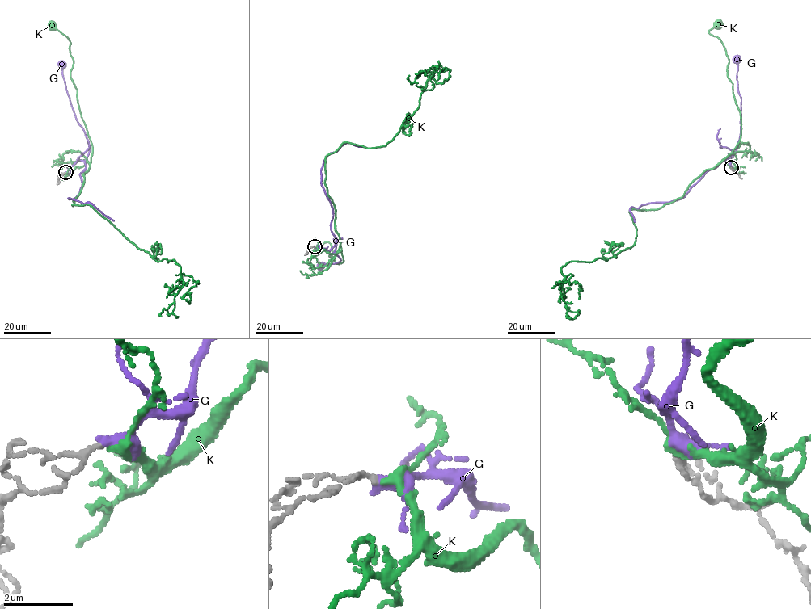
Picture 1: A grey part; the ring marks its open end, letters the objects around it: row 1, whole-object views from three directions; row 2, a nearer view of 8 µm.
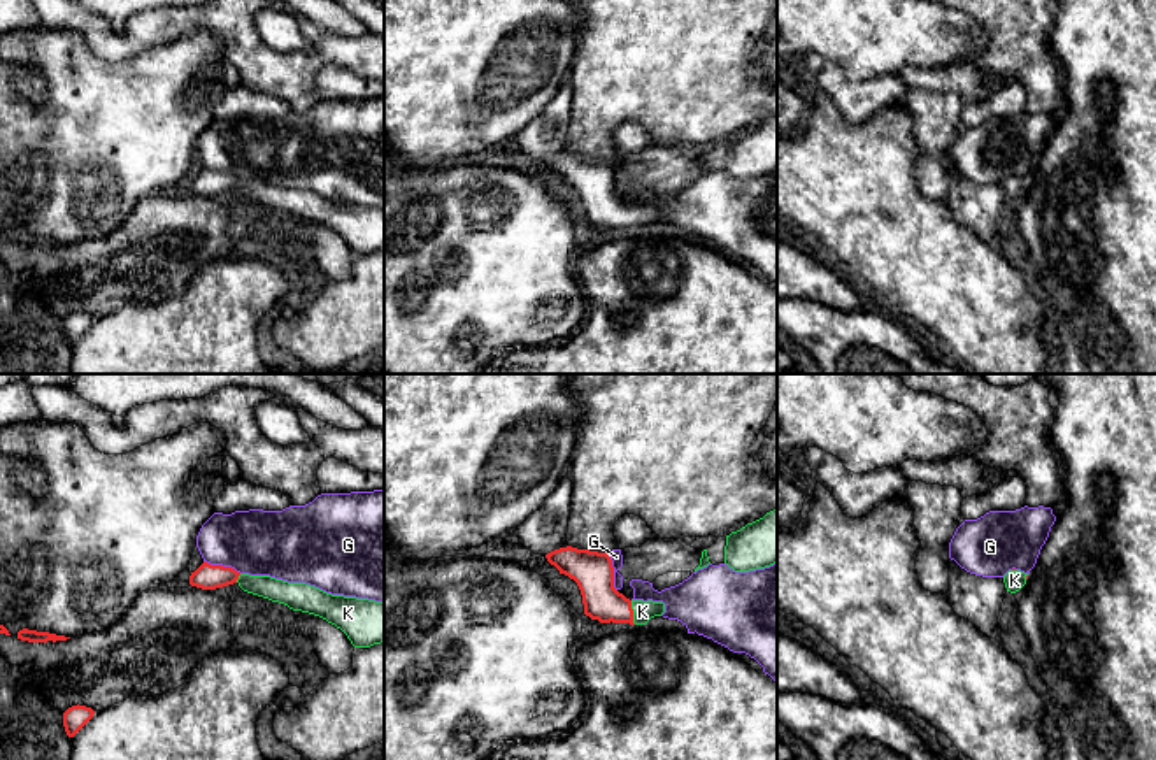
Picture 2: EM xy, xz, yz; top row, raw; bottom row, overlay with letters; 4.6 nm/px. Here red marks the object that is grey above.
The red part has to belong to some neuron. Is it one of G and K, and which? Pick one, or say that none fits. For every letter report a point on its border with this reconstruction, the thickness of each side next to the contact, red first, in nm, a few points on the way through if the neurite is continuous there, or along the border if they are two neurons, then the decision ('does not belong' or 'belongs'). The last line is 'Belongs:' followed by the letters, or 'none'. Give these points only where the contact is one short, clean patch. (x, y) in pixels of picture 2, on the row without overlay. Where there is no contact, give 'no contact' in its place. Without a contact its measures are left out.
G: meets red in xy at (221, 172); 120 nm thick on the red side, 300 nm on the other; border along xy (204, 167), (214, 172), (230, 172), (241, 179); does not belong
K: meets red in xz at (632, 220); 180 nm thick on the red side, 100 nm on the other; belongs
Belongs: K

